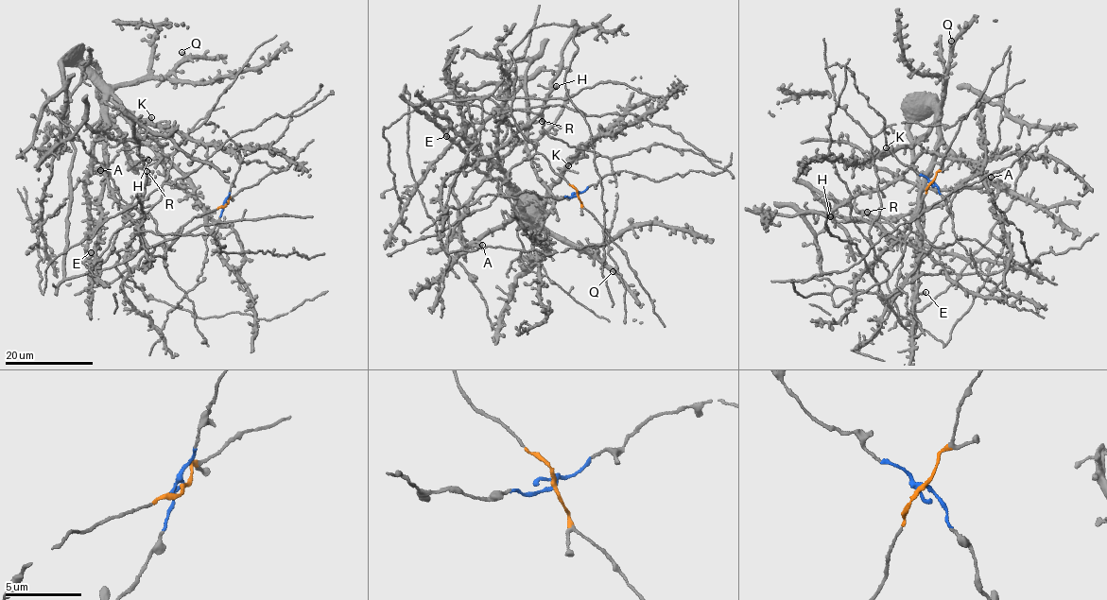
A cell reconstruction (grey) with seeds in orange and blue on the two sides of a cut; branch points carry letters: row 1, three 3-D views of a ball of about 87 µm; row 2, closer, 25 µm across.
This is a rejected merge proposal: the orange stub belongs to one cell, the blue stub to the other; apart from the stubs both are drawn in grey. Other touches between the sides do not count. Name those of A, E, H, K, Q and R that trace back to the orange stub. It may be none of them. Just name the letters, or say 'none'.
A, E, K, Q

